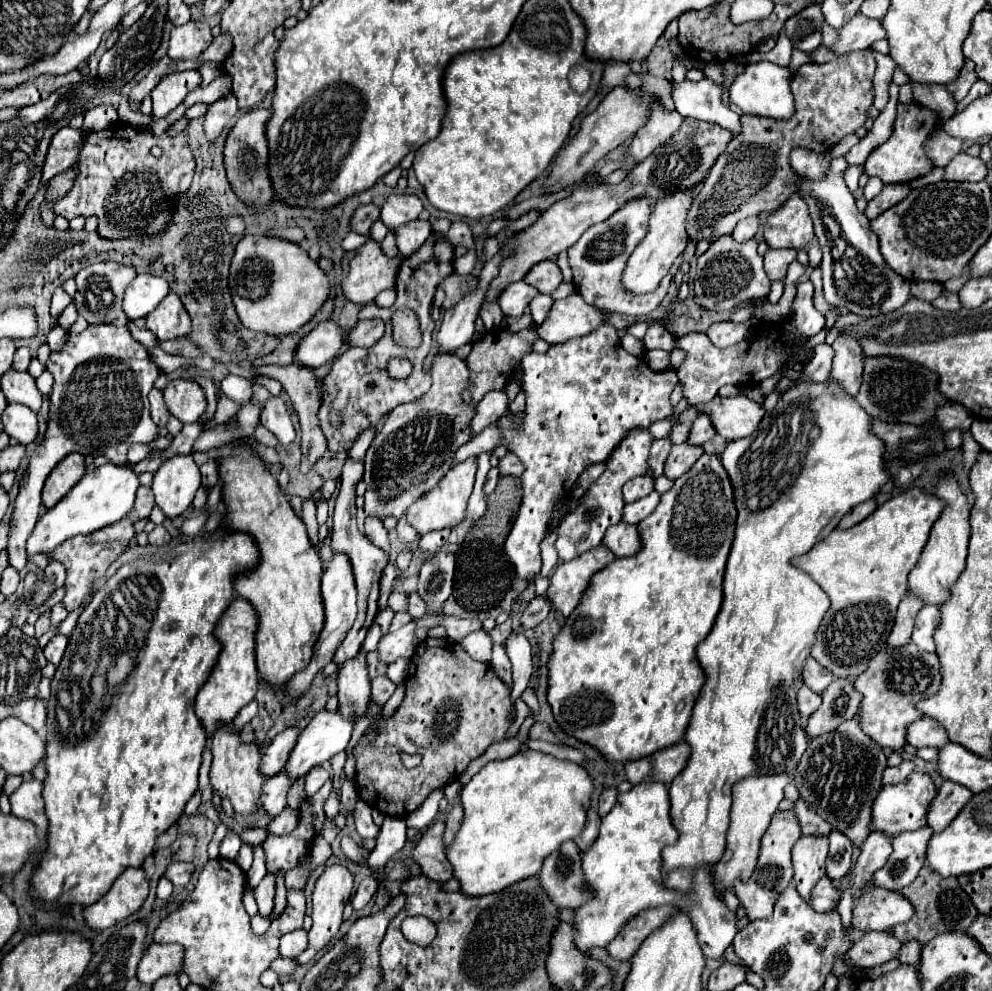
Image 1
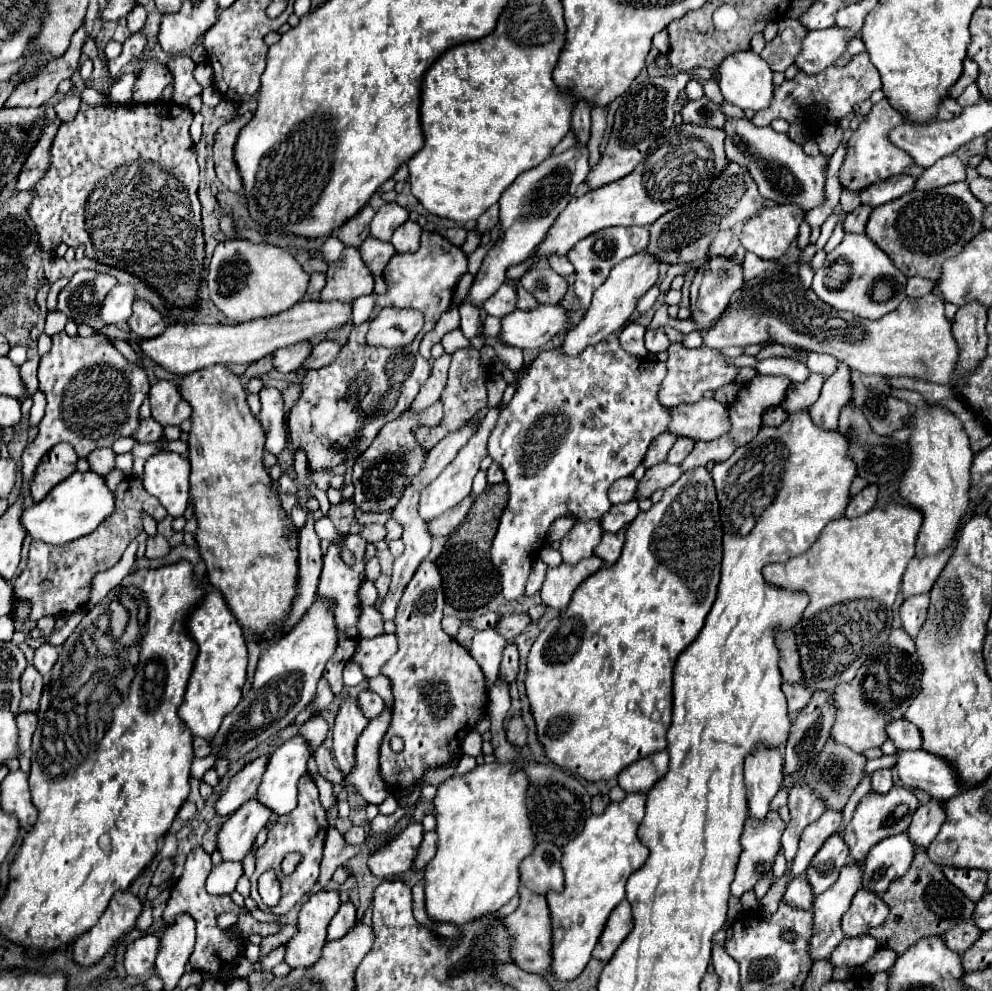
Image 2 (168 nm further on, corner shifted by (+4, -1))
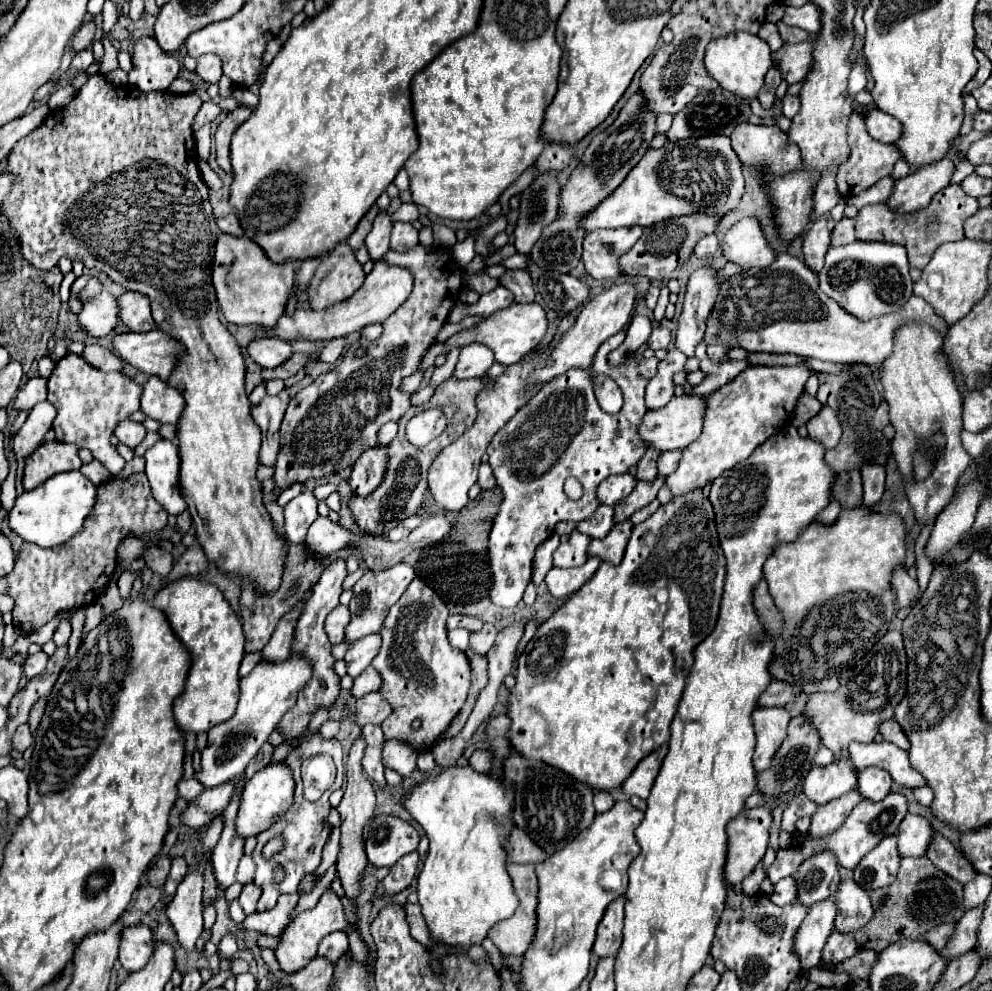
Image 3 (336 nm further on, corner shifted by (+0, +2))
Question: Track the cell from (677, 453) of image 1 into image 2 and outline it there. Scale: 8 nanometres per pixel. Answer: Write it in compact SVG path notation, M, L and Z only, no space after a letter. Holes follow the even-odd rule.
M658 463L650 469L646 469L646 475L644 479L638 483L638 491L636 491L636 501L640 499L648 499L654 491L658 489L666 489L670 487L678 477L682 475L680 467L678 465L670 465L670 463Z

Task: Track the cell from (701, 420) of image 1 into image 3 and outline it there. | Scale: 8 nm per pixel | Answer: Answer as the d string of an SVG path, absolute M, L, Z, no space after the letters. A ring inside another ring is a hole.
M682 450L662 452L662 456L660 456L660 460L658 460L658 474L660 474L660 476L668 476L670 472L674 472L674 470L678 468L680 452L682 452Z

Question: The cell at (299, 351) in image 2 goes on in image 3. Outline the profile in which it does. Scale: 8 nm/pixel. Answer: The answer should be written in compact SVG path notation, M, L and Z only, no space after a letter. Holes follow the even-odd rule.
M258 338L248 344L248 354L262 366L262 368L276 368L284 364L292 354L292 344L280 338Z

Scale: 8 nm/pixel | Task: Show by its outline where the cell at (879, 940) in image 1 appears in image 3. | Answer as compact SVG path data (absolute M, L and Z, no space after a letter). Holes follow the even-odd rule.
M832 932L832 936L828 938L824 952L822 952L822 960L828 966L834 964L842 964L844 960L856 956L860 952L860 946L856 944L856 940L850 934L842 934L842 932Z

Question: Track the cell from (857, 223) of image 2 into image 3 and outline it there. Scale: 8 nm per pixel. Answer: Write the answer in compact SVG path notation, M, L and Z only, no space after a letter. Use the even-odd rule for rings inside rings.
M842 218L836 228L832 230L832 246L840 246L840 244L850 244L856 240L856 228L854 228L854 220L852 218Z

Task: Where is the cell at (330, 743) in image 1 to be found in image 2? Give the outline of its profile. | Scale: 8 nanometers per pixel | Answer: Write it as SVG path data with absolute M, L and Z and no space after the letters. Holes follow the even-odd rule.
M292 737L290 741L286 741L282 747L278 747L270 757L268 757L268 765L266 771L262 775L262 781L258 785L258 793L256 799L260 805L268 807L272 813L276 815L286 815L296 807L296 783L300 779L300 775L306 771L306 763L308 763L308 755L310 755L310 747L304 741L304 737Z

